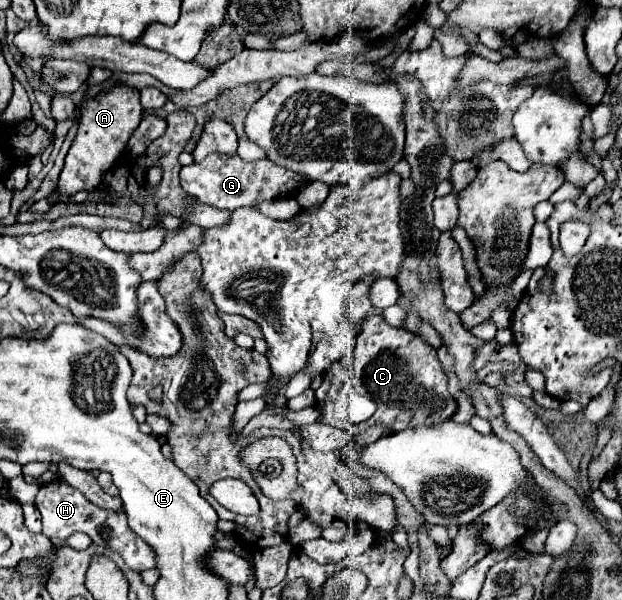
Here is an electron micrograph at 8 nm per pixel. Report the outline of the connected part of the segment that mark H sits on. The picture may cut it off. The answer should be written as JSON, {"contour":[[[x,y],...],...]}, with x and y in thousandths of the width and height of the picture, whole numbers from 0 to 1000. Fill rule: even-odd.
{"contour":[[[90,798],[87,805],[77,805],[77,808],[64,812],[64,818],[58,825],[58,845],[68,858],[68,888],[74,895],[103,902],[116,888],[132,885],[154,908],[164,908],[164,912],[174,912],[174,915],[186,918],[212,952],[232,952],[232,948],[248,945],[244,915],[206,878],[199,852],[174,852],[174,848],[164,848],[164,845],[151,842],[129,818],[113,812],[103,798]]]}

